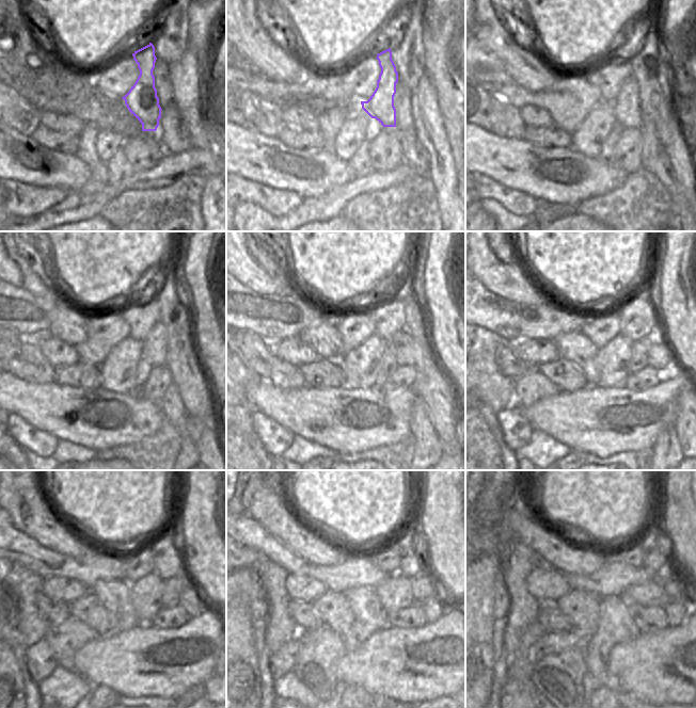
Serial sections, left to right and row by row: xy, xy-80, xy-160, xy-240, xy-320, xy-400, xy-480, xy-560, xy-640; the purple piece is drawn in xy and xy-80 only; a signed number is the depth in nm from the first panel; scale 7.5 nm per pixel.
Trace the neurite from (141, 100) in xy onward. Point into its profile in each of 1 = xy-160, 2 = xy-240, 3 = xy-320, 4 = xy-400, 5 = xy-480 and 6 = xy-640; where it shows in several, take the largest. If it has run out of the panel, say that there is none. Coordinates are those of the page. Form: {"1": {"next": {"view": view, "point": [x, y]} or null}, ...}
{"1": {"next": {"view": "xy-160", "point": [627, 111]}}, "2": {"next": {"view": "xy-240", "point": [154, 346]}}, "3": {"next": {"view": "xy-320", "point": [408, 350]}}, "4": {"next": {"view": "xy-400", "point": [660, 357]}}, "5": {"next": {"view": "xy-480", "point": [189, 599]}}, "6": {"next": {"view": "xy-640", "point": [677, 613]}}}

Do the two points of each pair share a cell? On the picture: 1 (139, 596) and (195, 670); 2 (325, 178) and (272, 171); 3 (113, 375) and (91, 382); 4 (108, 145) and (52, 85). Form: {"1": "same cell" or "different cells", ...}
{"1": "different cells", "2": "same cell", "3": "different cells", "4": "different cells"}

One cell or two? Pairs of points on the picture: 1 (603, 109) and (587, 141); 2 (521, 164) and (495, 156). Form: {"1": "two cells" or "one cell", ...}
{"1": "one cell", "2": "one cell"}

